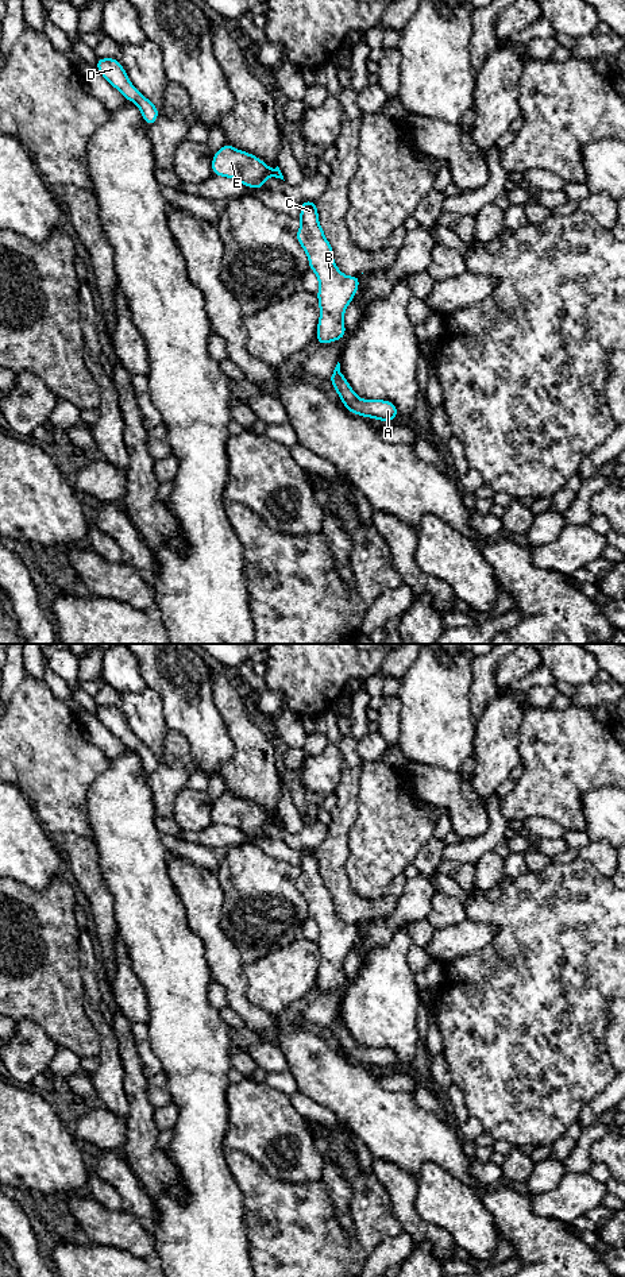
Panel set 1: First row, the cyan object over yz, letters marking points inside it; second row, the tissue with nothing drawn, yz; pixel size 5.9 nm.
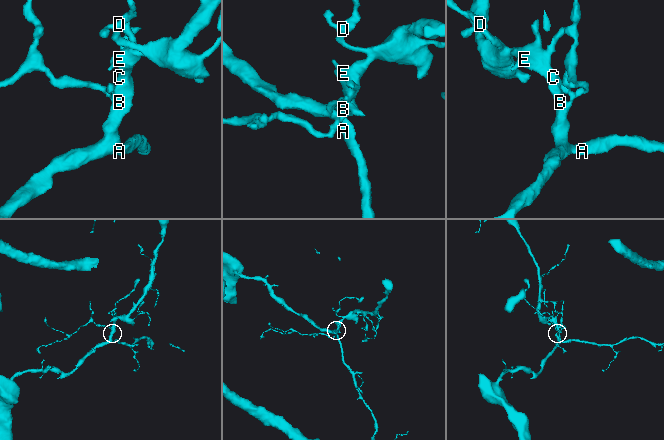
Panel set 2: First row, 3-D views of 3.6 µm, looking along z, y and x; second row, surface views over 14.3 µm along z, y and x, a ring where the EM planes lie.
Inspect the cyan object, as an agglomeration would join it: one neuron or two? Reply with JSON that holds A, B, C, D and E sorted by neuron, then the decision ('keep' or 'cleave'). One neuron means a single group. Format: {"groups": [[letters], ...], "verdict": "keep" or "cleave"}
{"groups": [["A", "B", "C", "D", "E"]], "verdict": "keep"}

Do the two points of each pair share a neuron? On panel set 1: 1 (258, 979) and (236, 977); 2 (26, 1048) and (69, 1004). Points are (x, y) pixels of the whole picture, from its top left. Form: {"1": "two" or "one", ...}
{"1": "two", "2": "two"}

